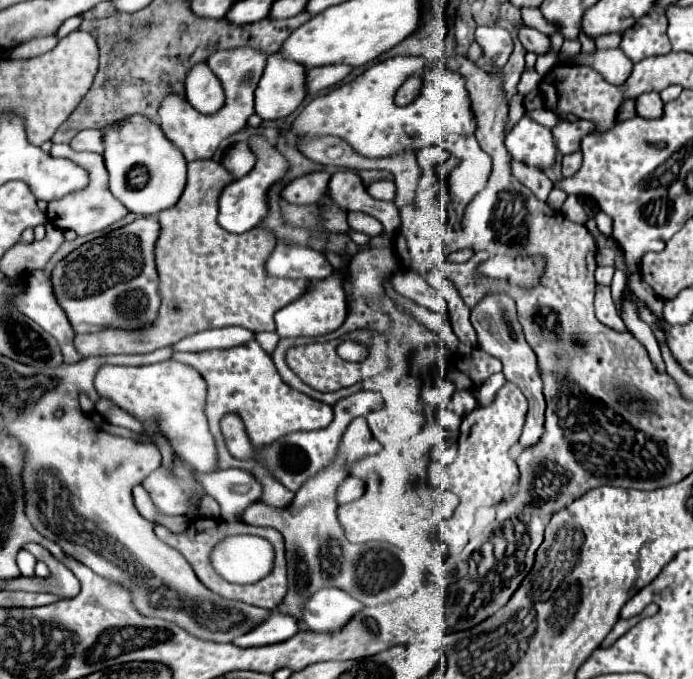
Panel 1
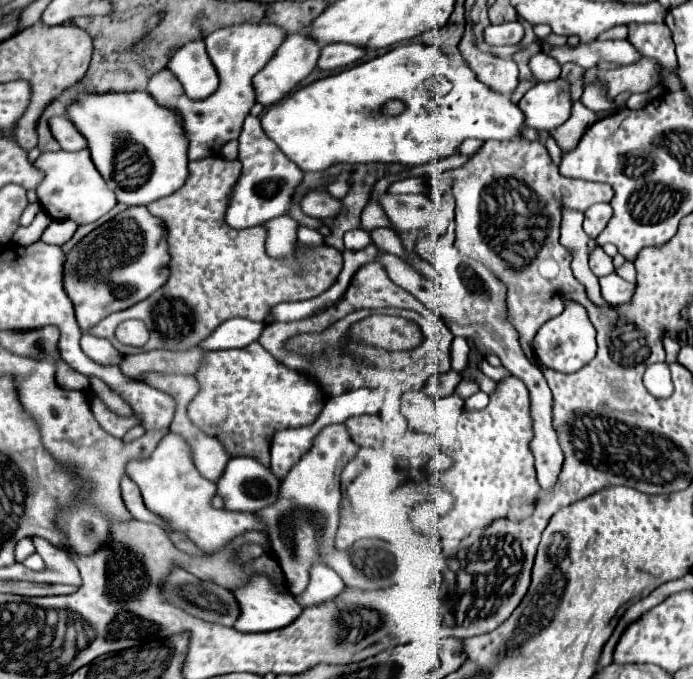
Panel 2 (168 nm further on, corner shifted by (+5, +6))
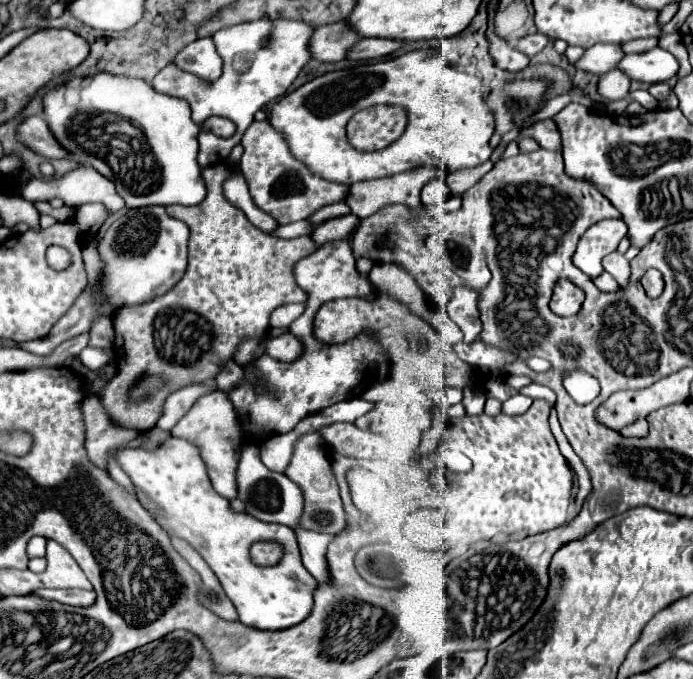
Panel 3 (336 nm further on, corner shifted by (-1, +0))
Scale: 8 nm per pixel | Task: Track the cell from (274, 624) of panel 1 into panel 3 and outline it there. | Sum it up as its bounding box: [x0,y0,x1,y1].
[116,436,318,630]

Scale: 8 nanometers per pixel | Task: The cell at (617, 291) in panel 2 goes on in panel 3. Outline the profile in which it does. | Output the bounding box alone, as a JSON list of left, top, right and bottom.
[594,272,620,292]

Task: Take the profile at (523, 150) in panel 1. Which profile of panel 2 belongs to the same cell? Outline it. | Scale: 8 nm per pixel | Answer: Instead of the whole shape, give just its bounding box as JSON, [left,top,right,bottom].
[262,44,524,172]

